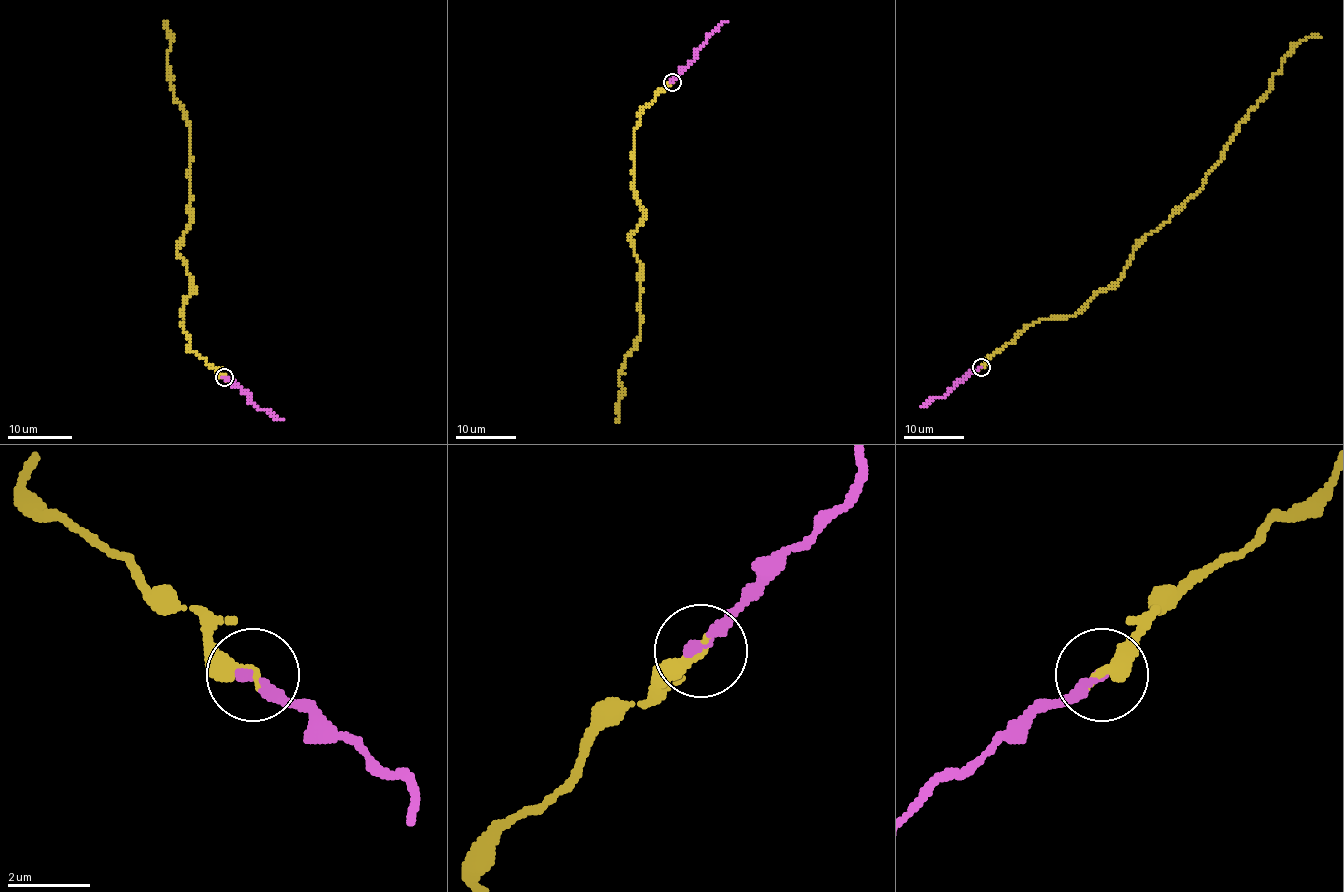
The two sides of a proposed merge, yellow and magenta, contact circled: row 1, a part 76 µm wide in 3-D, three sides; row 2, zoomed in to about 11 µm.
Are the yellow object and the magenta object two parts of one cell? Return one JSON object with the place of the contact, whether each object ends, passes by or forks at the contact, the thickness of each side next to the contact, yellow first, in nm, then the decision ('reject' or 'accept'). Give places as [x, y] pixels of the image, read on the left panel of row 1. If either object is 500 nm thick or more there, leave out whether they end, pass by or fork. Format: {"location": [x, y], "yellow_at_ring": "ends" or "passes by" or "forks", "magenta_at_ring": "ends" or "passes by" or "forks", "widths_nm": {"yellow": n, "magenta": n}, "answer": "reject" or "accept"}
{"location": [224, 377], "yellow_at_ring": "ends", "magenta_at_ring": "ends", "widths_nm": {"yellow": 360, "magenta": 280}, "answer": "accept"}

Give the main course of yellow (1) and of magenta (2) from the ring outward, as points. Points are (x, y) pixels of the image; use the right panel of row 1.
1: (980, 366), (1027, 325), (1076, 315), (1111, 288), (1140, 242), (1199, 191), (1284, 57), (1300, 41), (1320, 36)
2: (980, 366), (943, 397), (934, 397), (920, 407)

